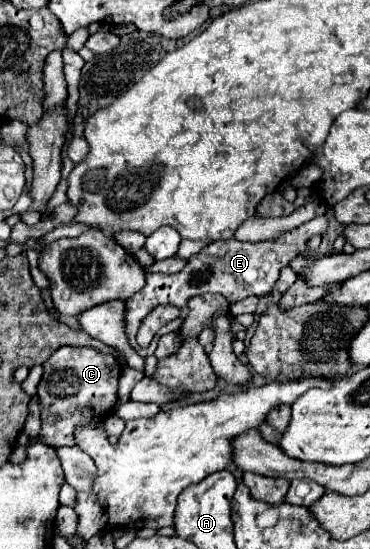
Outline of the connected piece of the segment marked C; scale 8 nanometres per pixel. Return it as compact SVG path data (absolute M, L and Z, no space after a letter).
M91 346L57 348L49 360L43 362L43 378L37 392L41 408L41 444L51 448L73 446L73 432L79 424L103 418L105 410L113 410L119 376L121 364L111 354L103 354Z

